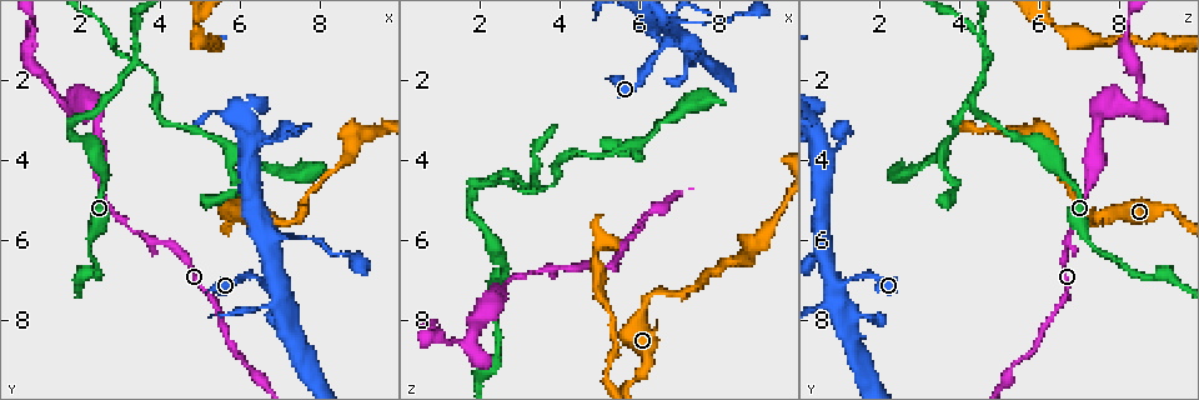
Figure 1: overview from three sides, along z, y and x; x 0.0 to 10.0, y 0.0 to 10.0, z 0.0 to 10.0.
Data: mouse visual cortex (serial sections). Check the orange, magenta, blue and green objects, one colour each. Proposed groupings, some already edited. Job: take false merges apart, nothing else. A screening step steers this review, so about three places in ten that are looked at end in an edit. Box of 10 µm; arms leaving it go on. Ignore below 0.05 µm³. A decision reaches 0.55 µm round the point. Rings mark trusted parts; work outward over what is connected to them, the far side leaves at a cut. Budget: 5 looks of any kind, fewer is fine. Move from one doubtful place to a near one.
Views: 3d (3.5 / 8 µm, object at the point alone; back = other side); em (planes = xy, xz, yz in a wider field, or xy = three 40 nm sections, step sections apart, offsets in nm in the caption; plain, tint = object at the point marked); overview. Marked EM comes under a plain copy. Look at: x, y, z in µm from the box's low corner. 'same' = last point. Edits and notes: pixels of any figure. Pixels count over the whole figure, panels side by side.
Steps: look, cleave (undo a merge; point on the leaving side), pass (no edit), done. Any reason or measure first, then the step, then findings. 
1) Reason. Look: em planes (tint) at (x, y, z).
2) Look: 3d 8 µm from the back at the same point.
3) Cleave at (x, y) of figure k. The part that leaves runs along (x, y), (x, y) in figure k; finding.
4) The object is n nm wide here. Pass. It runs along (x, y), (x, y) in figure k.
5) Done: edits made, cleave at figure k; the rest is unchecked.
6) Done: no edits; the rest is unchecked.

Sharp bend. Look: 3d 8 µm at (3.40, 1.65, 4.60).

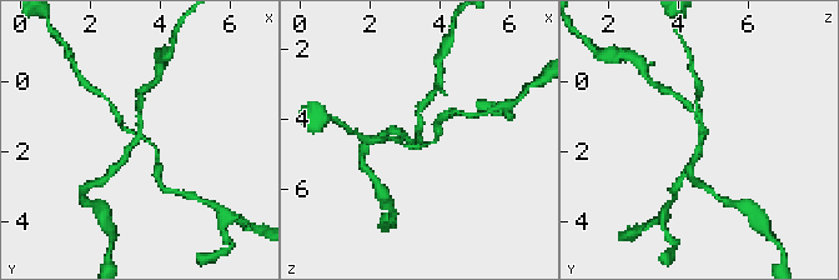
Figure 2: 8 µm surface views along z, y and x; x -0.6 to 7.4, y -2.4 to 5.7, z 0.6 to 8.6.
Shape alone is not enough. Look: em planes (tint) at the same point.

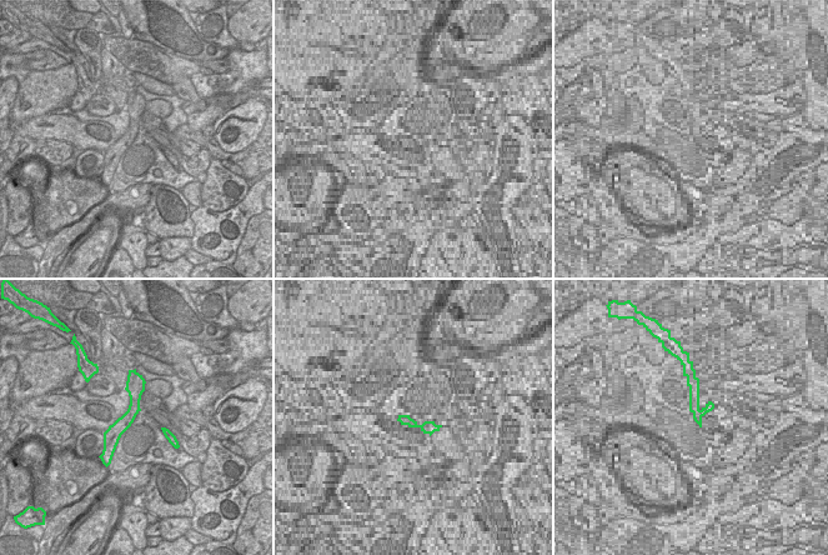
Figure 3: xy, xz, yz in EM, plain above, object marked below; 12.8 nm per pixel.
The object is 180 nm wide here. Cleave at (119, 119) of figure 2. The part that leaves runs along (142, 138), (157, 150), (157, 180) in figure 2; a second cell is stuck on.

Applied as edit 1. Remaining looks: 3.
See it whole again. Look: overview.

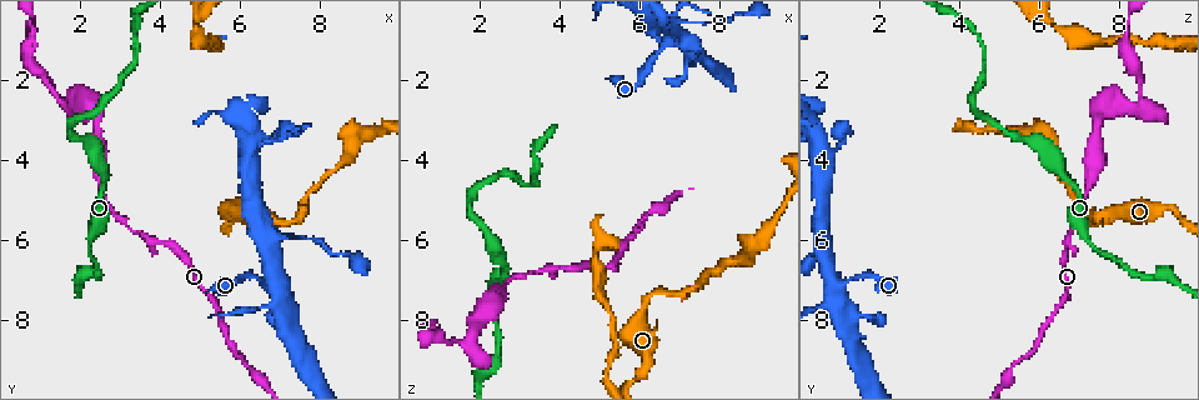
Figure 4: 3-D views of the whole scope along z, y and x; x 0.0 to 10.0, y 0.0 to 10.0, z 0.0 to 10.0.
Sharp bend. Look: 3d 3.5 µm at (7.45, 5.55, 7.25).

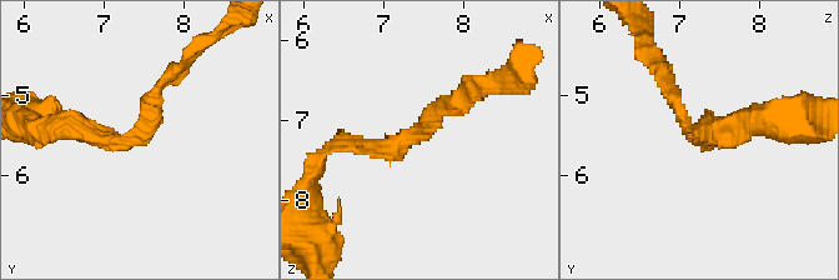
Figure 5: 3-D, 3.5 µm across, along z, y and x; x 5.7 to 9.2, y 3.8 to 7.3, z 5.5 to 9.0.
The arms are 150, 200 nm wide; now the EM. Look: em xy step 5 (tint) at (7.40, 5.55, 7.20).

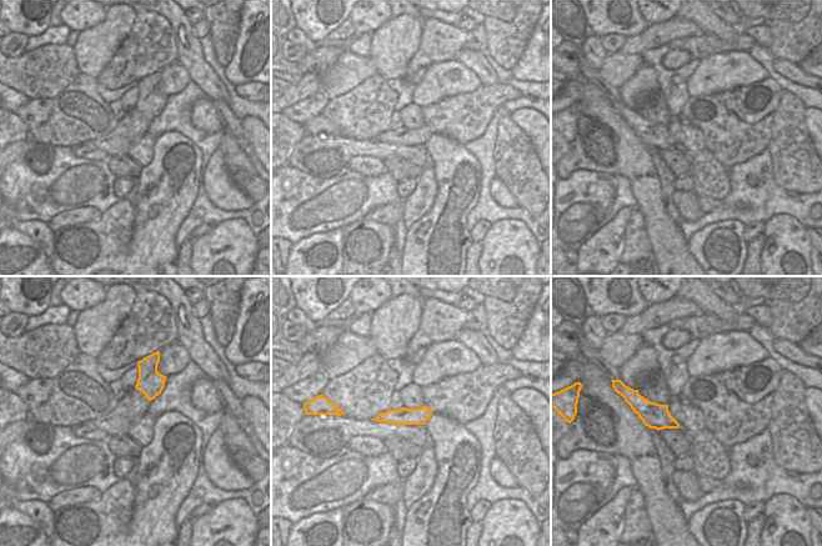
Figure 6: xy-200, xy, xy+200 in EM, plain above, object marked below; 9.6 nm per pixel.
Pass. It runs along (56, 131), (140, 139), (171, 74) in figure 5; one cell here.

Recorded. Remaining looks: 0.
Done: edits made, cleave at figure 2; the rest is unchecked.

